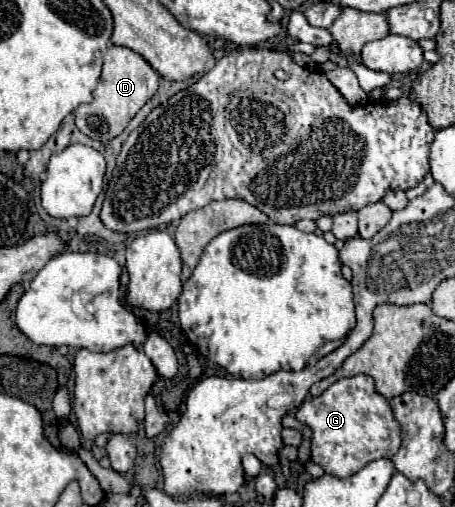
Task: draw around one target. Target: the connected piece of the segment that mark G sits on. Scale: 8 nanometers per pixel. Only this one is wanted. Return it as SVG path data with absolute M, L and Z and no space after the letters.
M358 374L340 378L324 394L304 400L296 410L296 420L312 430L310 456L326 474L346 478L378 458L392 458L402 444L402 428L394 418L390 402L376 392L374 378Z

